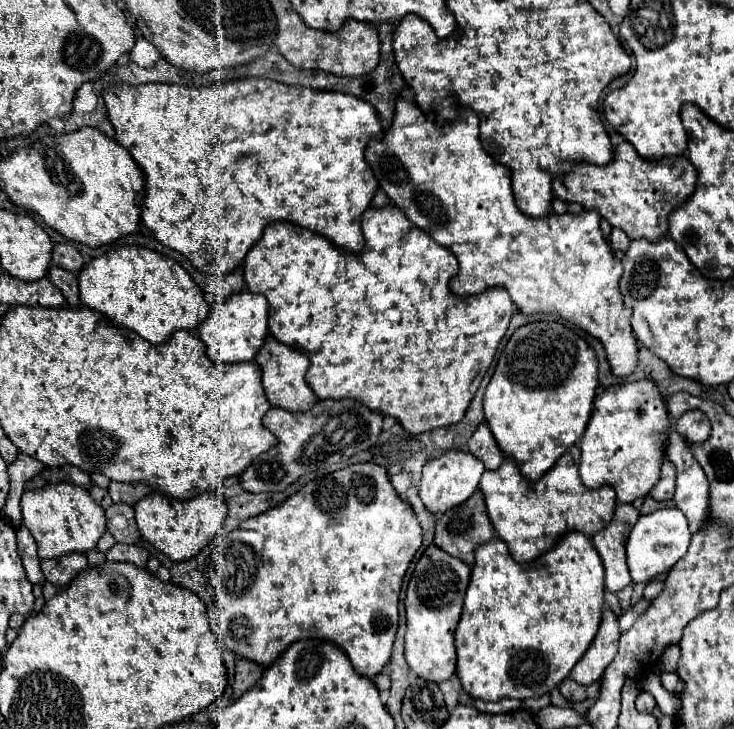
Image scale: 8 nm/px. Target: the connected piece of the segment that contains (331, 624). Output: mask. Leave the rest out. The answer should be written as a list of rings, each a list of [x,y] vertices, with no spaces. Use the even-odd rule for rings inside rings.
[[[355,463],[349,465],[345,469],[339,469],[331,475],[325,475],[321,479],[313,479],[309,481],[305,487],[301,487],[301,491],[297,491],[295,495],[291,495],[289,499],[285,499],[283,503],[279,503],[277,507],[251,517],[247,521],[243,521],[235,531],[231,531],[229,535],[225,535],[221,539],[221,545],[213,551],[211,555],[211,567],[209,567],[209,581],[213,583],[213,587],[217,589],[215,595],[215,605],[217,605],[217,613],[219,613],[219,627],[223,633],[223,641],[227,645],[227,649],[231,649],[237,657],[245,657],[251,659],[259,665],[271,665],[289,645],[291,641],[299,641],[299,639],[325,639],[325,641],[333,641],[335,645],[339,645],[351,665],[355,667],[355,671],[359,675],[365,677],[375,677],[383,665],[389,663],[391,659],[391,649],[393,649],[393,639],[395,639],[395,631],[397,631],[397,619],[399,619],[399,591],[401,591],[401,583],[403,583],[403,575],[415,555],[415,551],[421,547],[421,525],[419,519],[415,515],[415,511],[411,509],[411,505],[407,505],[397,491],[393,489],[387,469],[383,469],[381,465],[375,463]]]

